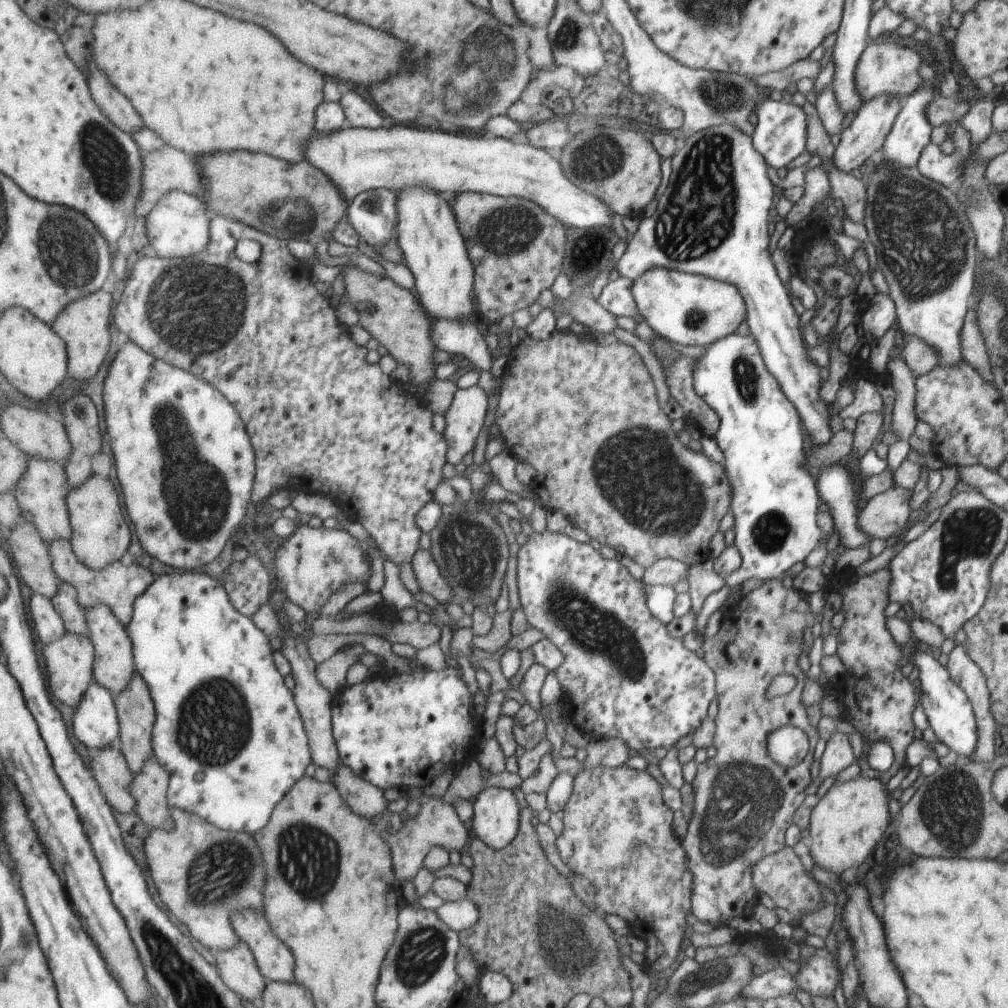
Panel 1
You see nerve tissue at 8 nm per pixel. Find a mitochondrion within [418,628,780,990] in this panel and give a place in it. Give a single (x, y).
(560, 933)

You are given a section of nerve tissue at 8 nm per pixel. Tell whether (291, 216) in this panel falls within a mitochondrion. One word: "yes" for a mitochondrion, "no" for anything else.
yes

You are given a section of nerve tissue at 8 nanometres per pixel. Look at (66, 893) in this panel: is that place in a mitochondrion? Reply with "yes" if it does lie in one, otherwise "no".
no

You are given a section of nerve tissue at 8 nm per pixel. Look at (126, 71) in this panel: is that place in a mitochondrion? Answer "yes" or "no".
no

